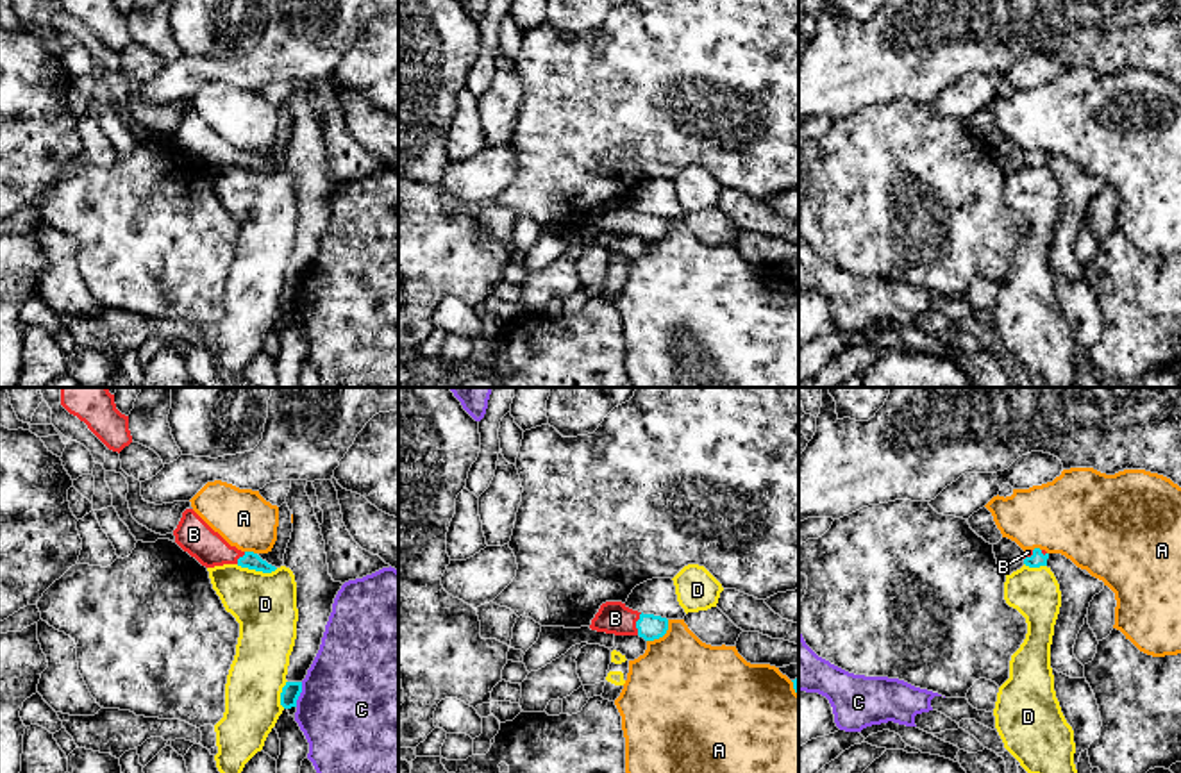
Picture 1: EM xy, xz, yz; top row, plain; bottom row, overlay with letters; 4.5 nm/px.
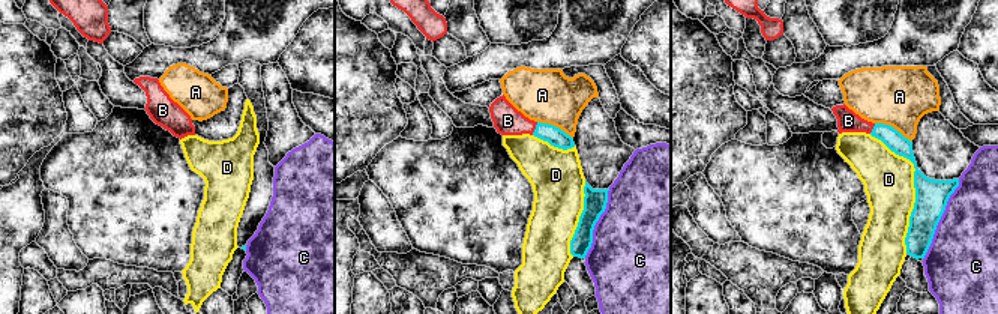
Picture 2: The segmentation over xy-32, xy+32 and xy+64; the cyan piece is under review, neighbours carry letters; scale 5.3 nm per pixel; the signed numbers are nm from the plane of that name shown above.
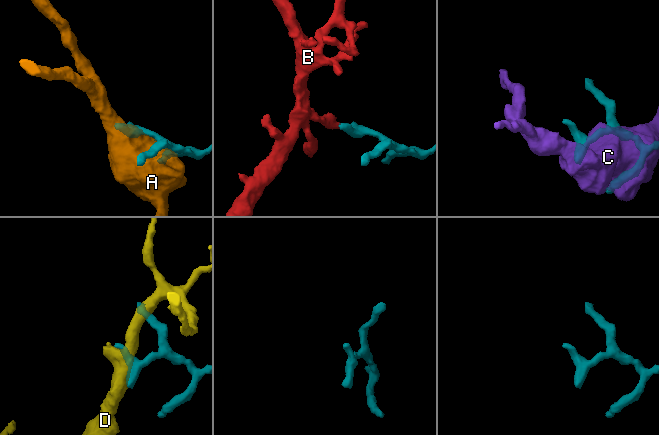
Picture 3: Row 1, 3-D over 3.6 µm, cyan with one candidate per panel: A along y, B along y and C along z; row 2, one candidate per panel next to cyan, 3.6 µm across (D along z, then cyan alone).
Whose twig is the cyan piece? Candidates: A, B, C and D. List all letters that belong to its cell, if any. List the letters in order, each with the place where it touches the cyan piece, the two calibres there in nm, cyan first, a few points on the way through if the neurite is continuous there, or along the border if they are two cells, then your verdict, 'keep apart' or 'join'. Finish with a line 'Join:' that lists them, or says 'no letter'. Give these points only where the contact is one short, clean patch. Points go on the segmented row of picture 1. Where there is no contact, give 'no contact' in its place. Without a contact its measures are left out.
A: meets cyan in xz at (661, 636); 120 nm thick on the cyan side, 460 nm on the other; keep apart
B: meets cyan in xz at (636, 623); 120 nm thick on the cyan side, 140 nm on the other; runs through xz (651, 627), (636, 623), (615, 618); join
C: meets cyan in xy at (299, 695); 80 nm thick on the cyan side, 500 nm on the other; keep apart
D: meets cyan in xy at (258, 570); 80 nm thick on the cyan side, 280 nm on the other; keep apart
Join: B

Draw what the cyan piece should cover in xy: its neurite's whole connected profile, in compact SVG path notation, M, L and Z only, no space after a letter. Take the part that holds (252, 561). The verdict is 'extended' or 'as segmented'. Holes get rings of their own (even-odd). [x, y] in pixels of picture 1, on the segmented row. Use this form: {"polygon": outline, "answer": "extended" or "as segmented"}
{"polygon": "M186 509L182 512L173 536L175 543L205 568L238 564L241 568L263 573L272 573L277 569L257 553L241 552L236 546L230 546L193 509Z", "answer": "extended"}

